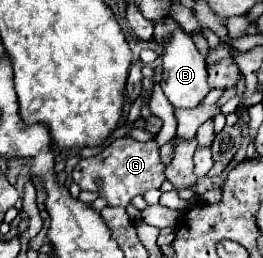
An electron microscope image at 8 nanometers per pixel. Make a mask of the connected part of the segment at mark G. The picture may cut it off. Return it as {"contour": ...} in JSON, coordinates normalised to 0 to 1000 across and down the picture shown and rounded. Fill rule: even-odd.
{"contour":[[[464,531],[426,547],[388,593],[304,616],[274,663],[274,694],[304,717],[304,740],[350,740],[403,771],[411,802],[479,802],[517,756],[548,756],[570,733],[608,733],[624,702],[624,640],[608,624],[593,547],[540,554],[502,531]]]}

